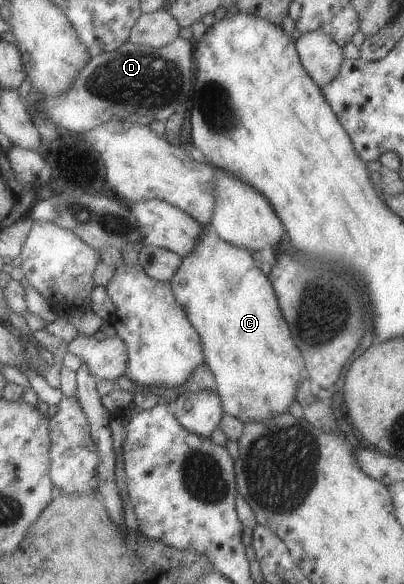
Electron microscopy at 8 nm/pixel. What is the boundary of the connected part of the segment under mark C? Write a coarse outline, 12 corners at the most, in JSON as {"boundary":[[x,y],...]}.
{"boundary":[[203,225],[170,284],[223,414],[287,414],[305,376],[251,252]]}

